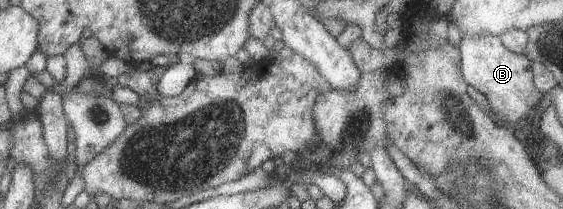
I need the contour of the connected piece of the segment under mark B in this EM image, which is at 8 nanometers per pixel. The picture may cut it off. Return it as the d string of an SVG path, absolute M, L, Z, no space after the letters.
M489 33L461 35L458 49L460 73L465 84L487 99L489 109L493 111L491 115L497 117L501 128L513 133L521 119L535 115L533 107L539 103L542 95L533 87L531 62L525 55L508 51L499 36Z

